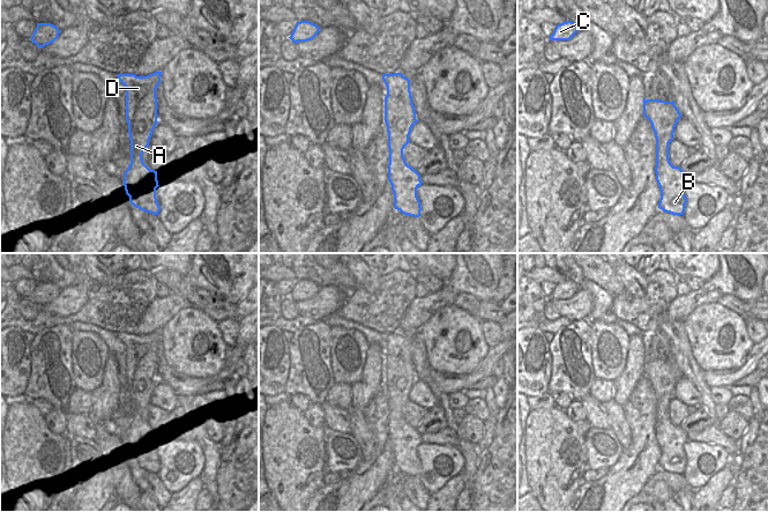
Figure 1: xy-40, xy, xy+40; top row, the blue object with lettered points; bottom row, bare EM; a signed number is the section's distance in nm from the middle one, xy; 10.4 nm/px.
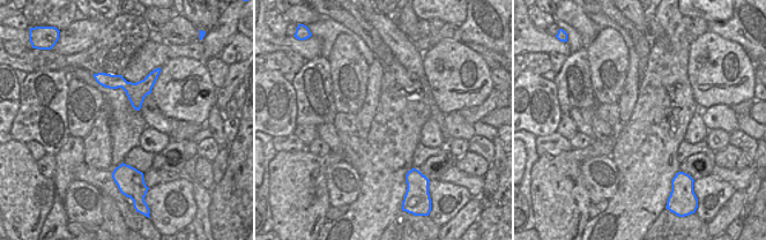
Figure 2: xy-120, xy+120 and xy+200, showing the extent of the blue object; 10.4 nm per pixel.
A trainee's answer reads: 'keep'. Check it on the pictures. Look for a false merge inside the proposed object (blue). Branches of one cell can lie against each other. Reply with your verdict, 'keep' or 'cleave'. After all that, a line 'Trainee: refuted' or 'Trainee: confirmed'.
keep
Trainee: confirmed

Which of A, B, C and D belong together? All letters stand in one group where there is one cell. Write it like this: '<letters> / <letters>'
A B C D

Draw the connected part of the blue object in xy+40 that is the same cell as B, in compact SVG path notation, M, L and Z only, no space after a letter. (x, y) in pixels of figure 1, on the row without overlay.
M643 357L643 374L650 380L656 396L655 431L661 450L658 467L672 474L684 474L687 461L684 444L688 441L687 433L669 418L669 402L673 399L674 386L681 373L674 359Z

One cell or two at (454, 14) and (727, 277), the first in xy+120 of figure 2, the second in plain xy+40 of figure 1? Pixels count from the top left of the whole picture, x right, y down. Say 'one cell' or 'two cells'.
two cells

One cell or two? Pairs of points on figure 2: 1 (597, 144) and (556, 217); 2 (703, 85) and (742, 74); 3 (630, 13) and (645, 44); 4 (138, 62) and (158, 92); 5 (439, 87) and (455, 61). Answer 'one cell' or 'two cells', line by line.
1: one cell
2: one cell
3: two cells
4: two cells
5: one cell

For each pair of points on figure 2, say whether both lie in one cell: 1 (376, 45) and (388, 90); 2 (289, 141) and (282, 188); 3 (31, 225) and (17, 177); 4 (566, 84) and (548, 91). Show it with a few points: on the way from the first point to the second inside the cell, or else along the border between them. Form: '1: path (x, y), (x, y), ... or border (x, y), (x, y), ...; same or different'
1: border (393, 57), (384, 66); different
2: border (306, 149), (277, 152); different
3: path (23, 214), (23, 195), (19, 188); same
4: border (552, 81), (557, 90), (559, 111), (563, 114); different

